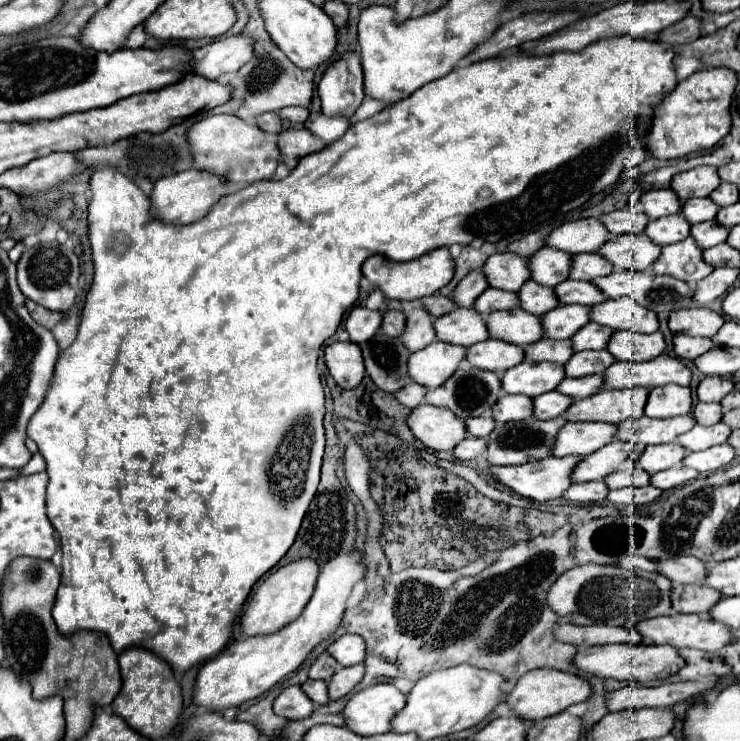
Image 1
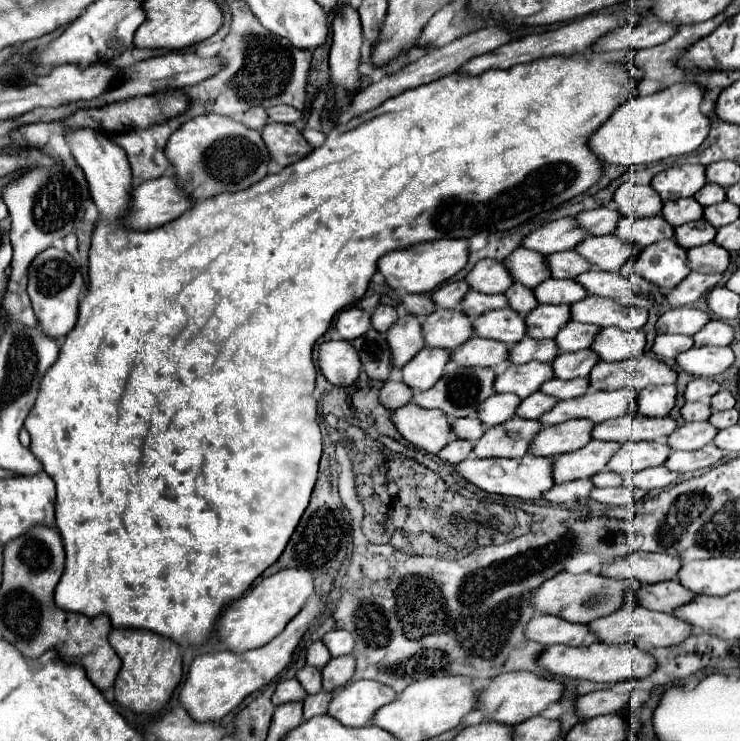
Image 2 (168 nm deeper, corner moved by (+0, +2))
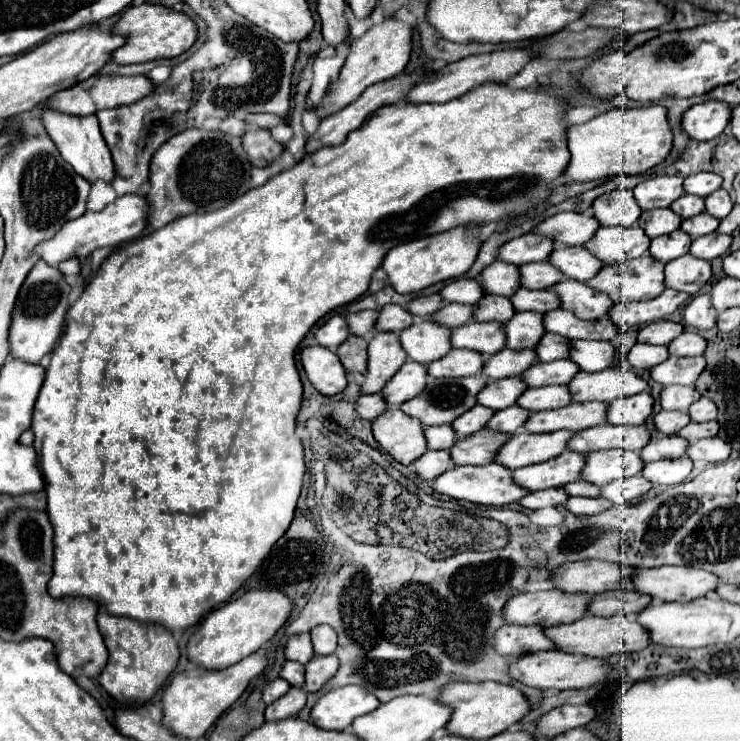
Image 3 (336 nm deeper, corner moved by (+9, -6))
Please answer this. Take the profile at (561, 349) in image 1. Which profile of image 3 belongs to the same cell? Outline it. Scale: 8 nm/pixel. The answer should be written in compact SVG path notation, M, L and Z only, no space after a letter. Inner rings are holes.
M502 349L496 355L486 357L484 367L482 367L482 375L486 375L488 379L516 377L516 375L524 373L534 363L536 363L534 349L520 349L520 351ZM514 371L520 371L520 373L514 373Z

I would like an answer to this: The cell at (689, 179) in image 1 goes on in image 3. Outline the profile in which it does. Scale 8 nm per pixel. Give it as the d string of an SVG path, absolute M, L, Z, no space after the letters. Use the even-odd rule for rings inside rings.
M668 175L646 179L634 187L634 199L642 211L668 207L684 193L682 181L684 181L682 177L668 177Z

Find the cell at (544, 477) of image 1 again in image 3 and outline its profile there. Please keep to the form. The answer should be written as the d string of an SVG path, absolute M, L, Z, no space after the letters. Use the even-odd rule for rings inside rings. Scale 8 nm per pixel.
M490 463L490 465L484 465L484 467L472 467L472 465L454 467L454 469L442 473L440 477L436 477L436 481L432 481L430 487L438 495L446 495L446 497L470 501L470 503L480 503L480 505L494 505L494 507L510 505L510 503L522 499L528 493L526 489L516 487L510 471L504 465L498 465L498 463Z

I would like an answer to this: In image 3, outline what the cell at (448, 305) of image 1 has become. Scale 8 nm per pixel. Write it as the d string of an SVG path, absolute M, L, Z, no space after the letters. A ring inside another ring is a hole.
M384 305L384 309L378 313L374 331L402 331L412 325L412 315L400 307L400 305Z

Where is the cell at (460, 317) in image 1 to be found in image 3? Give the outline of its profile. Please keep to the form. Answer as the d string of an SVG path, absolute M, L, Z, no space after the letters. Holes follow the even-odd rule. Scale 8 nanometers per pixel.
M422 321L404 329L398 339L406 355L422 365L444 357L452 349L450 331L434 321Z

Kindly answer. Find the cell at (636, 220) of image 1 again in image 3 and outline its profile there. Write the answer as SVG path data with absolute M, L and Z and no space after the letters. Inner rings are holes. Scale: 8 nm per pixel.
M556 213L532 229L532 233L550 237L558 245L584 245L598 229L598 221L582 213Z

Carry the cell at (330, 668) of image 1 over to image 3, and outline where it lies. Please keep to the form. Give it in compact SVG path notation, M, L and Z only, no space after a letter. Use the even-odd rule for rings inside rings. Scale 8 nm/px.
M308 633L290 635L286 645L284 645L284 655L286 655L286 659L292 659L292 661L298 661L298 663L308 663L314 655L310 635Z

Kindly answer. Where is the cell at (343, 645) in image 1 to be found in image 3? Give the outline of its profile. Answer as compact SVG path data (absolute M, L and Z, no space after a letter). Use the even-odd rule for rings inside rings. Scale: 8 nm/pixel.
M316 625L310 629L316 655L330 655L336 651L336 631L330 625Z

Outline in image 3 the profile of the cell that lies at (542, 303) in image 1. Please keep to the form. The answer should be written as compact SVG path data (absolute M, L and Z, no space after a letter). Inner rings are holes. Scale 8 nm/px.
M484 295L476 303L474 309L476 309L474 321L478 321L478 323L486 323L486 321L506 323L514 315L514 307L512 307L510 299L500 297L500 295Z

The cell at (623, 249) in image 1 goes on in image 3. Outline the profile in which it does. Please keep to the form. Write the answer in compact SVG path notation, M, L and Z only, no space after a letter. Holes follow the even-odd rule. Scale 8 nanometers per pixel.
M556 247L548 261L564 273L568 279L576 281L588 281L594 277L596 271L602 269L604 263L600 263L586 247Z

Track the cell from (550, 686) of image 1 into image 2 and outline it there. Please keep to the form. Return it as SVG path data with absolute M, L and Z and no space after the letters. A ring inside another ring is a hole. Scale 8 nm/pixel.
M513 671L497 675L481 693L479 693L479 709L493 721L505 725L519 725L521 721L541 715L549 705L557 703L565 693L565 687L559 681L543 679L529 671Z

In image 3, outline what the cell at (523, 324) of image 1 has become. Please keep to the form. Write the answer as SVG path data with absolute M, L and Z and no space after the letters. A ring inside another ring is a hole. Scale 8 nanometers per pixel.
M470 321L468 325L456 327L452 331L452 347L456 349L470 349L486 355L494 355L504 349L504 331L502 325L496 321L490 323L476 323Z

